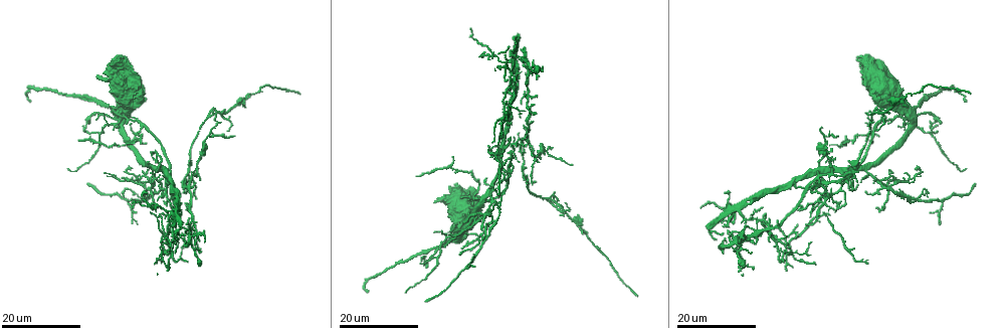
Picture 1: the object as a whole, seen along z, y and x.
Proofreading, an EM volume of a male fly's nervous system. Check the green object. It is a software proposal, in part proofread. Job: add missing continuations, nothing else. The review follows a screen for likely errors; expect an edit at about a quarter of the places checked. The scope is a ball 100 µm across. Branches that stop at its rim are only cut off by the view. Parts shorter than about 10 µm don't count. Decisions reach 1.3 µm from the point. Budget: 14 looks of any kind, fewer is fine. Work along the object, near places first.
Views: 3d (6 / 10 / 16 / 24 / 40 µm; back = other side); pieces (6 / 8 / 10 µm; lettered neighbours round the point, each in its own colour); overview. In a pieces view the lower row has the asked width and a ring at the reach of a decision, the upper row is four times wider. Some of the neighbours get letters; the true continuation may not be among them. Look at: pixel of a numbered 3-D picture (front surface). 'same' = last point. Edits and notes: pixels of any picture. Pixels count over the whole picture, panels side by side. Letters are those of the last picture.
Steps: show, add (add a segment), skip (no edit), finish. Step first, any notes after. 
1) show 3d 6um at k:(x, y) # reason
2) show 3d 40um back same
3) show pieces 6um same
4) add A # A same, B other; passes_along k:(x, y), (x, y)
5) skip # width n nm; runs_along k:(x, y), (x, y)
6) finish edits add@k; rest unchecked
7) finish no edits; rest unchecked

show 3d 16um at 1:(511, 121) # an open end

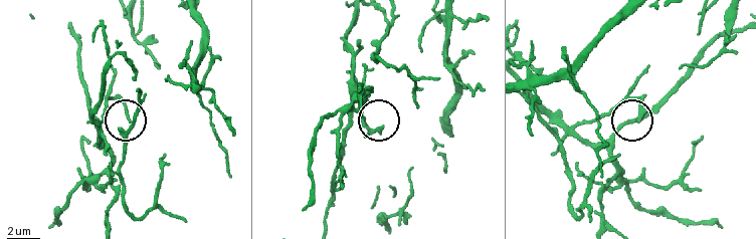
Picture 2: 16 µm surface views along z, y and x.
show pieces 10um at 2:(129, 120)

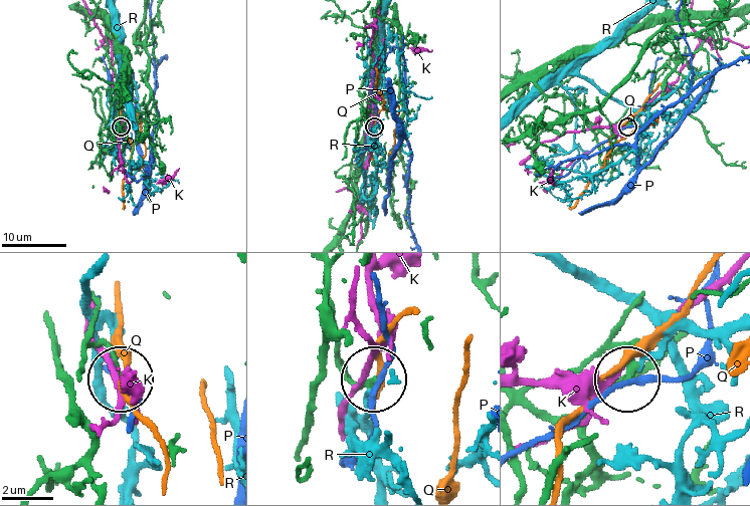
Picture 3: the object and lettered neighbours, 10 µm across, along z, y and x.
skip # K other, P other, Q other, R other; none of them fits

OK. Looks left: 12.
show 3d 24um at 1:(821, 127) # an open end

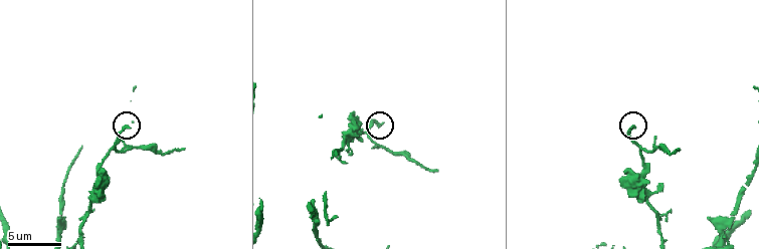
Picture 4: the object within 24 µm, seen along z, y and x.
show pieces 8um at 4:(380, 125)

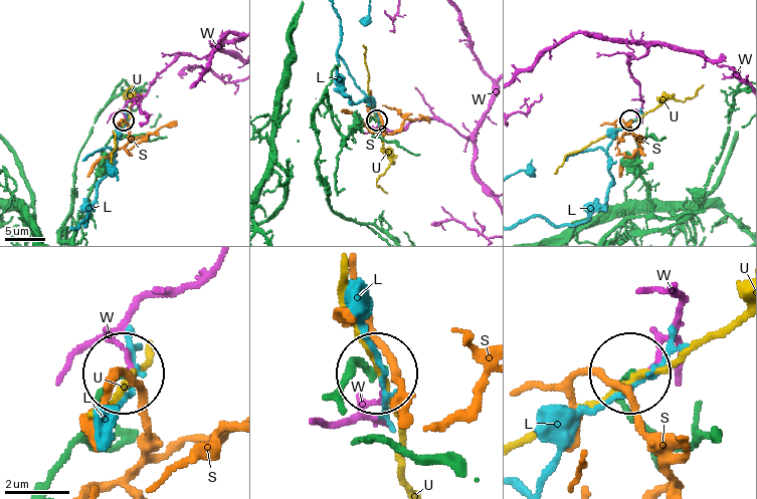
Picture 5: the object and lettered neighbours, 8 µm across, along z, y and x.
skip # width 230 nm; L other, S other, U other, W other; no lettered segment goes on from it

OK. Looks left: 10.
show 3d 24um at 1:(109, 107) # thin end

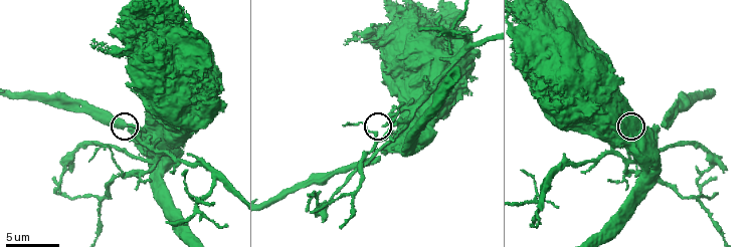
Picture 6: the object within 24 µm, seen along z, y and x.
show pieces 6um at 6:(130, 126)

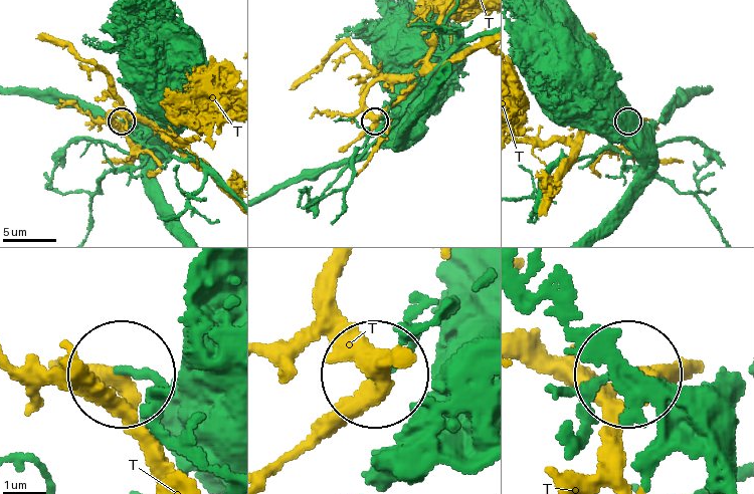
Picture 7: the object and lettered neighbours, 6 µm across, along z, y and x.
skip # T other; none of them fits

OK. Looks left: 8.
show 3d 10um at 6:(308, 209) # free end

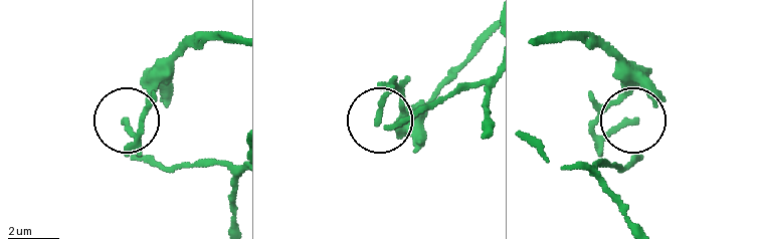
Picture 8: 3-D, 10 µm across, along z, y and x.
show pieces 8um at 8:(378, 123)

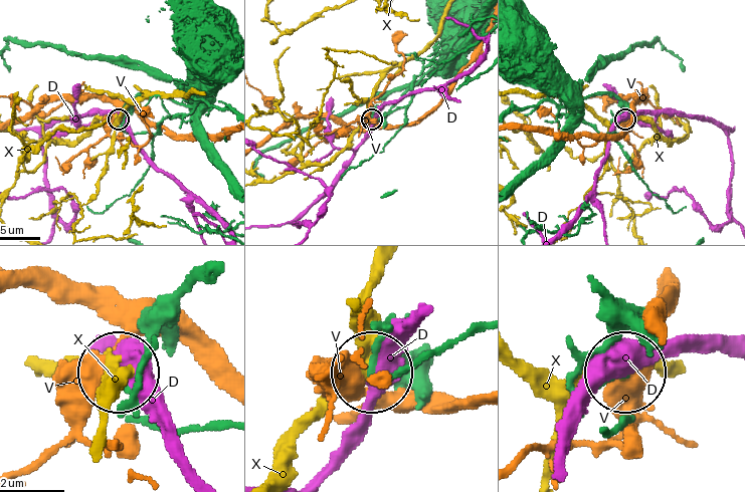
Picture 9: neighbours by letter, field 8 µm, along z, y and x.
skip # D other, V other, X other; runs_along 9:(603, 301), (606, 333), (584, 375), (598, 383), (619, 375); none of them fits

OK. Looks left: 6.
show 3d 16um at 1:(426, 302) # branch stops here

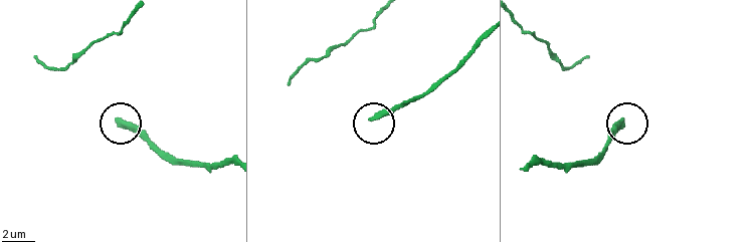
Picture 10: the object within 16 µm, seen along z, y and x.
show pieces 8um at 10:(621, 118) # see the neighbours

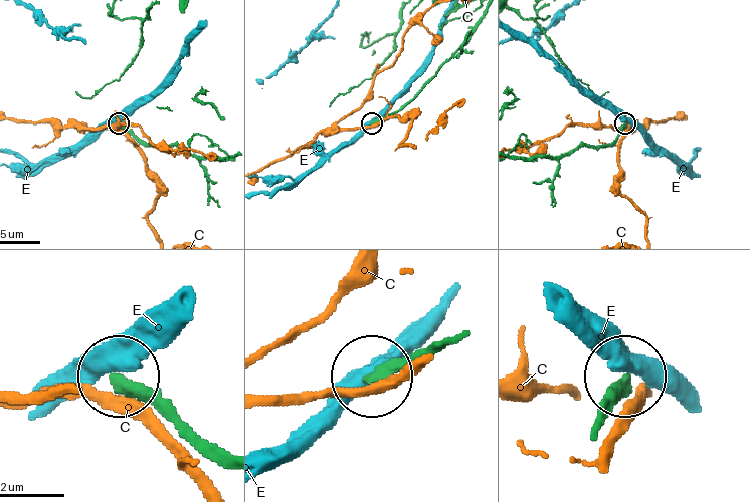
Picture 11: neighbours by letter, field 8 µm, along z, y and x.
skip # C other, E other; runs_along 11:(480, 22), (471, 37), (413, 98), (372, 121); no lettered segment goes on from it

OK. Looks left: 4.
show 3d 24um at 1:(967, 101) # branch stops here

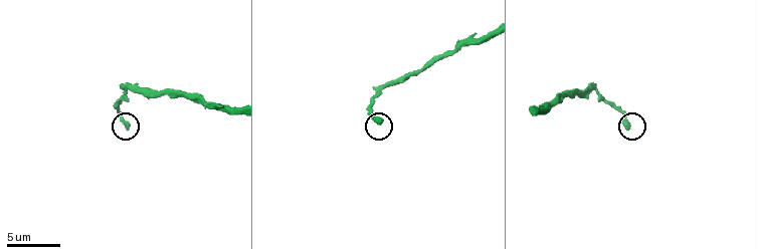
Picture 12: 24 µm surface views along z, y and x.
show pieces 8um at 12:(627, 126)

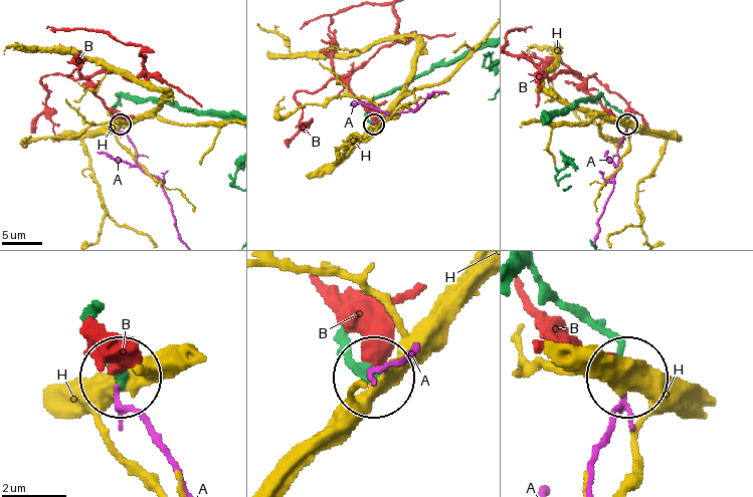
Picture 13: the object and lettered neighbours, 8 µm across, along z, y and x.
skip # width 370 nm; A other, B other, H other; runs_along 13:(522, 271), (538, 274), (611, 338), (624, 377); none of them fits

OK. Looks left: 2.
finish no edits; rest unchecked

